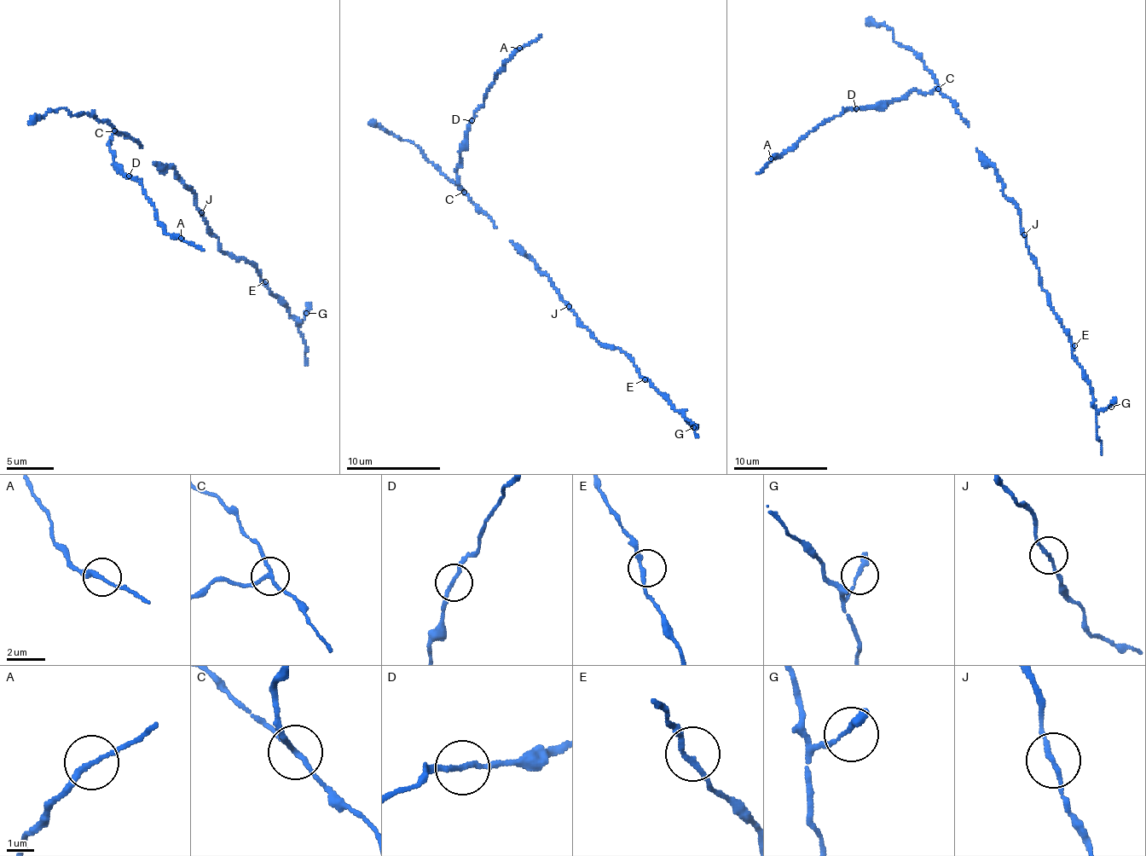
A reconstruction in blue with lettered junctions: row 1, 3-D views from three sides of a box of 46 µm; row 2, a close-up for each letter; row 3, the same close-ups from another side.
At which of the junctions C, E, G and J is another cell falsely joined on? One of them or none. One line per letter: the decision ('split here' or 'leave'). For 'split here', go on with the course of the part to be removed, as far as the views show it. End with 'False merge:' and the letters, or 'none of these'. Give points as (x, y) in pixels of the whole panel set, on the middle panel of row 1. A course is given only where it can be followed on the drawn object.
C: split here; course (463, 191), (460, 185), (457, 165), (467, 125), (483, 103), (494, 73), (507, 60), (541, 35)
E: leave
G: leave
J: leave
False merge: C

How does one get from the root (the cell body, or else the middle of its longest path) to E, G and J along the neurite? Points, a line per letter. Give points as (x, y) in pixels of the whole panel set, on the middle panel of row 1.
E: (529, 257), (541, 273), (548, 278), (563, 302), (591, 334), (601, 344), (621, 349), (633, 361), (645, 379)
G: (529, 257), (591, 334), (601, 344), (621, 349), (628, 355), (642, 378), (693, 427)
J: (529, 257), (568, 305)

